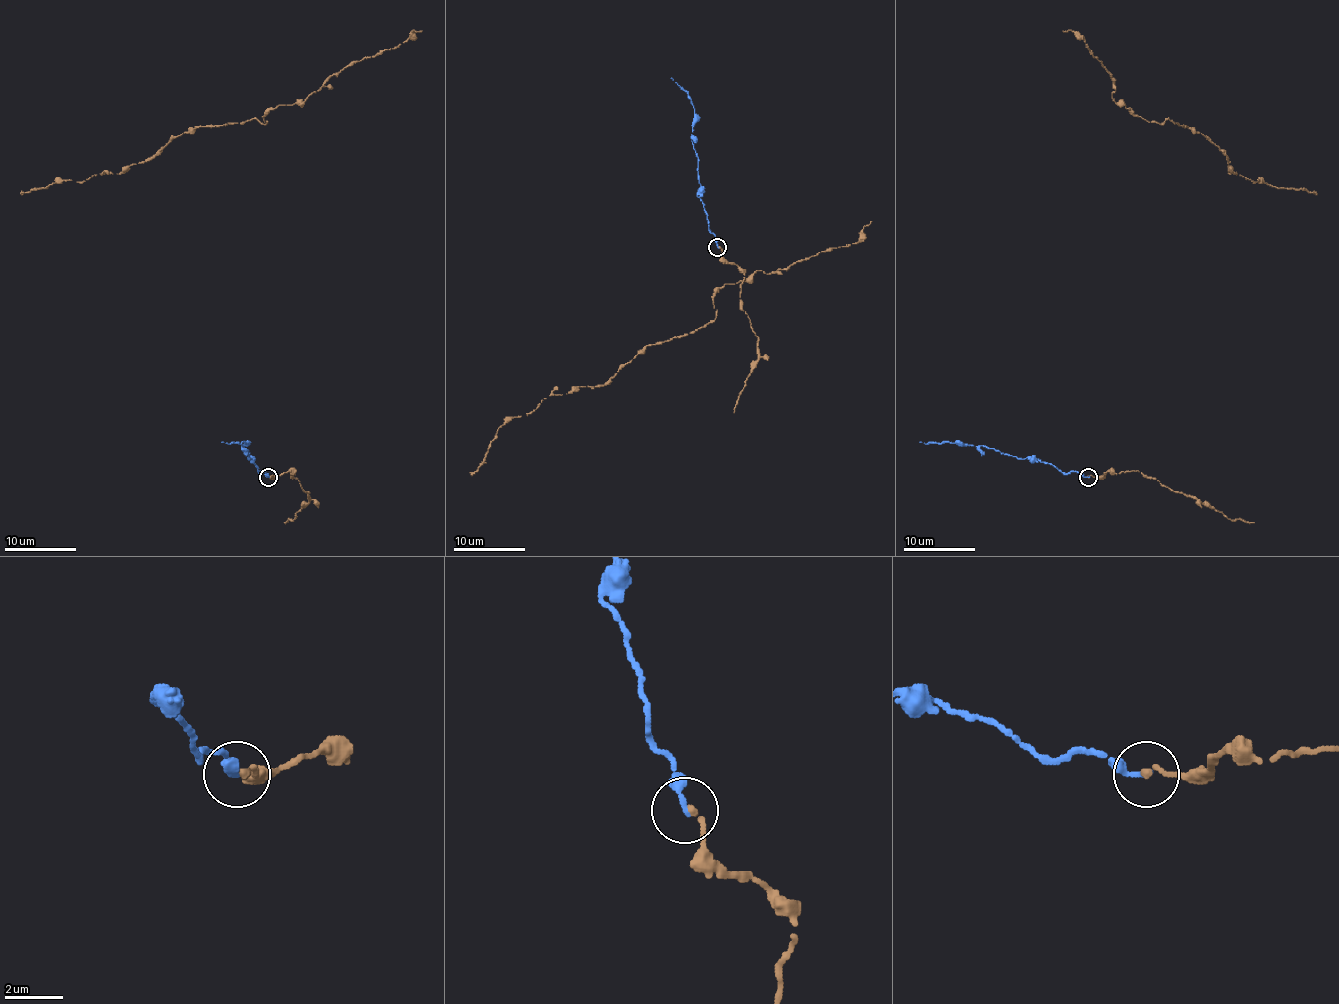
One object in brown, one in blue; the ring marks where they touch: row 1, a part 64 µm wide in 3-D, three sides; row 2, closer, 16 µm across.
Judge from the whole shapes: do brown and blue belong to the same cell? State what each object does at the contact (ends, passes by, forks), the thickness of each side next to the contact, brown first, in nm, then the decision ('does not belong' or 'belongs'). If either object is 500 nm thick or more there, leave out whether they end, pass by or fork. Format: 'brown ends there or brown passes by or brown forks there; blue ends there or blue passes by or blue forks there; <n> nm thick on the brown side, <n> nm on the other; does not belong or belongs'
brown ends there; blue ends there; 220 nm thick on the brown side, 200 nm on the other; belongs

